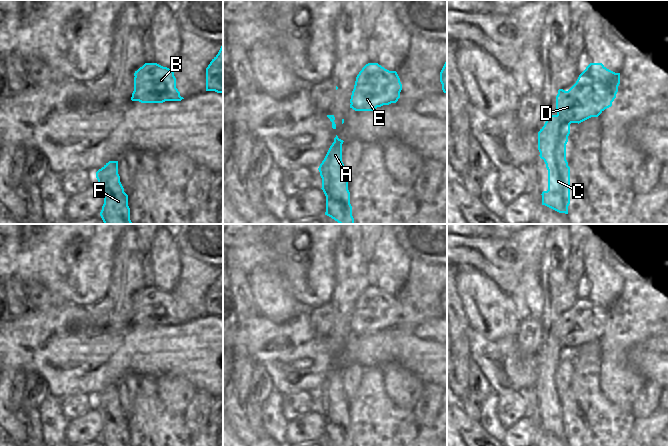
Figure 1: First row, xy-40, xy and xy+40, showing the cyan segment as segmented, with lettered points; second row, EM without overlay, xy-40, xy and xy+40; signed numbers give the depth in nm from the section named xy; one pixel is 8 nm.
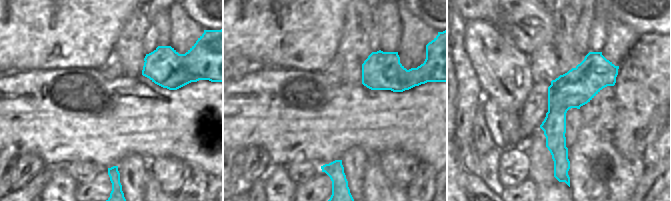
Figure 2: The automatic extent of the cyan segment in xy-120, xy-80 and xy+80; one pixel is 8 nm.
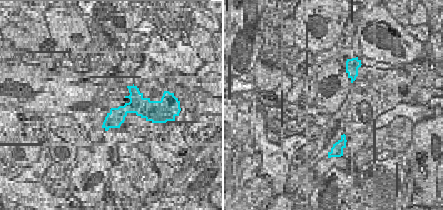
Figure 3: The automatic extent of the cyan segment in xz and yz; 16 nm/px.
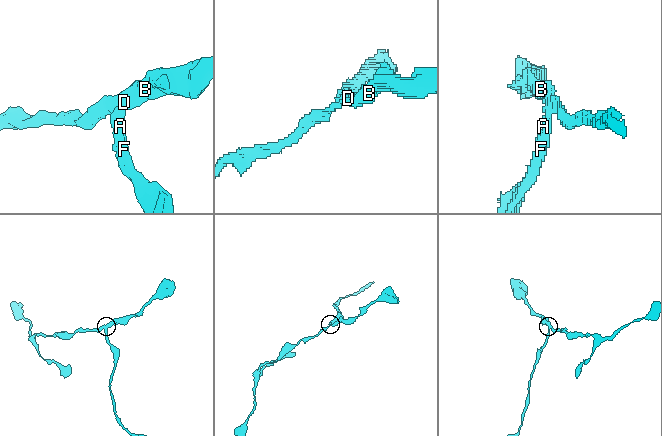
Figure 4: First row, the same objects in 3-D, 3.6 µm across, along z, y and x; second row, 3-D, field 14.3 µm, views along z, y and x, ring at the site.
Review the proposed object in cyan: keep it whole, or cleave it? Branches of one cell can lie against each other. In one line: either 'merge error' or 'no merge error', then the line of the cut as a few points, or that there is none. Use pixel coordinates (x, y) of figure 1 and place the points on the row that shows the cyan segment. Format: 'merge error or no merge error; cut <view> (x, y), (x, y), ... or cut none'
merge error; cut xy+40 (557, 113), (561, 118), (572, 122)

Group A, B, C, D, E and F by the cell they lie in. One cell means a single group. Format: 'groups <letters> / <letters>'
groups A C F / B D E

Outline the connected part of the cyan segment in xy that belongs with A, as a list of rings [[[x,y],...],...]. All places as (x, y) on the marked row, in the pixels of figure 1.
[[[336,135],[318,170],[322,178],[321,189],[326,196],[325,215],[339,224],[354,224],[348,190],[348,176],[344,172],[342,162],[343,142]]]

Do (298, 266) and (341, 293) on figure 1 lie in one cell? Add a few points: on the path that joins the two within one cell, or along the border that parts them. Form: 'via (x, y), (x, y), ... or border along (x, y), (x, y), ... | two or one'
border along (335, 265), (335, 285), (331, 300) | two

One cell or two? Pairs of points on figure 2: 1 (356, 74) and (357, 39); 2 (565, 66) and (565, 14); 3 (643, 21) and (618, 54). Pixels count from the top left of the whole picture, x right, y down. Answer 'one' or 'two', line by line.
1: one
2: one
3: two

